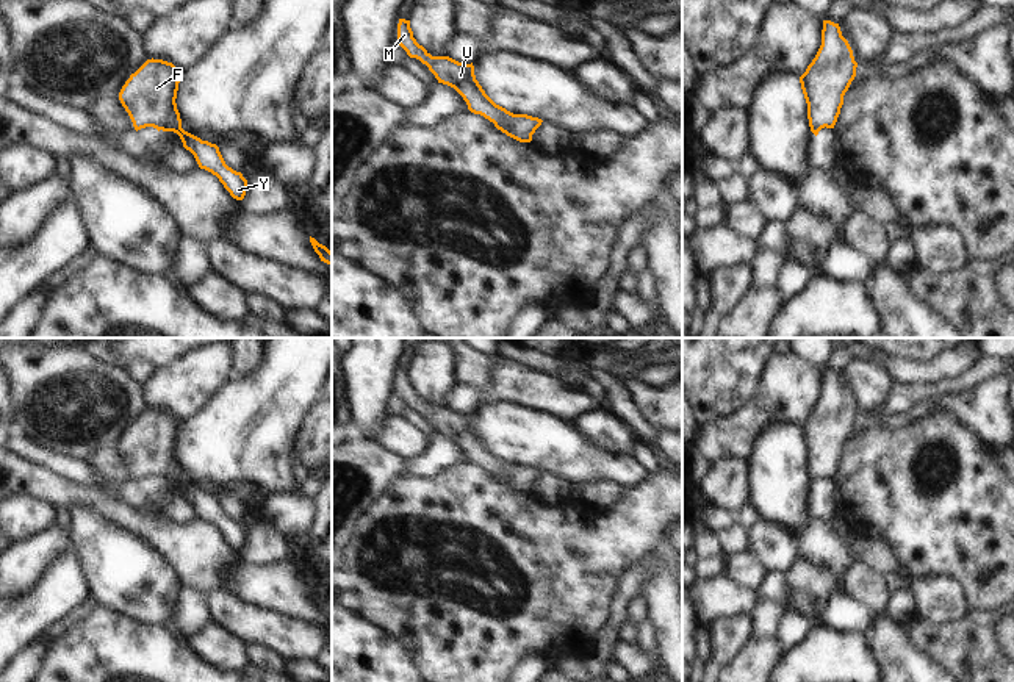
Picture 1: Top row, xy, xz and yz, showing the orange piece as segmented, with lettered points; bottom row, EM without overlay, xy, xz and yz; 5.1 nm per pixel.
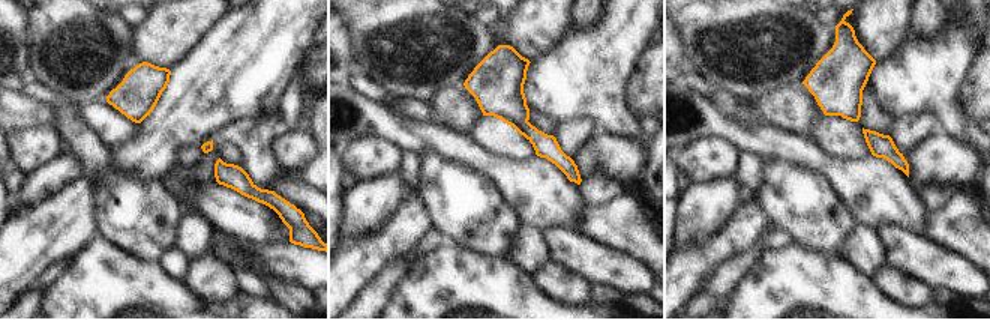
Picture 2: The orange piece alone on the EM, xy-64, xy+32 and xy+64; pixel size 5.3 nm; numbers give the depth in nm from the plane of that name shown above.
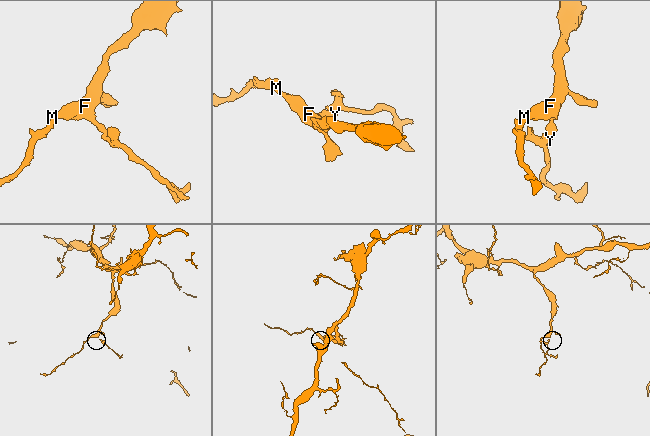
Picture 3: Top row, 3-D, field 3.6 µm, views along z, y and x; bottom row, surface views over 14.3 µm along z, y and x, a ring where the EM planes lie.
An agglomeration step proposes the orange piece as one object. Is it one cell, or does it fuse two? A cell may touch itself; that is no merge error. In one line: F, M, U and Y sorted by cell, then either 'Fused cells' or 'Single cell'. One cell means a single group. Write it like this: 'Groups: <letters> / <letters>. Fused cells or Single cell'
Groups: F M U Y. Single cell.

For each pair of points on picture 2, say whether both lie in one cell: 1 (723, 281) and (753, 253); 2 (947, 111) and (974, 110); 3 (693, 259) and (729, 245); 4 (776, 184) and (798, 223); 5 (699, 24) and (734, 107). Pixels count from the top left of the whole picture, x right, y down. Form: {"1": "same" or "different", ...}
{"1": "same", "2": "different", "3": "same", "4": "same", "5": "different"}

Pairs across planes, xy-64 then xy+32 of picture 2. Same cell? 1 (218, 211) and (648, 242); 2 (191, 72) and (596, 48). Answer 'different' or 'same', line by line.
1: same
2: same

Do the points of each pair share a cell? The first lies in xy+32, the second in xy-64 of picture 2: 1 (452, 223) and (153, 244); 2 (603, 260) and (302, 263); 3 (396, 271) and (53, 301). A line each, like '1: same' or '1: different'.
1: same
2: same
3: different

